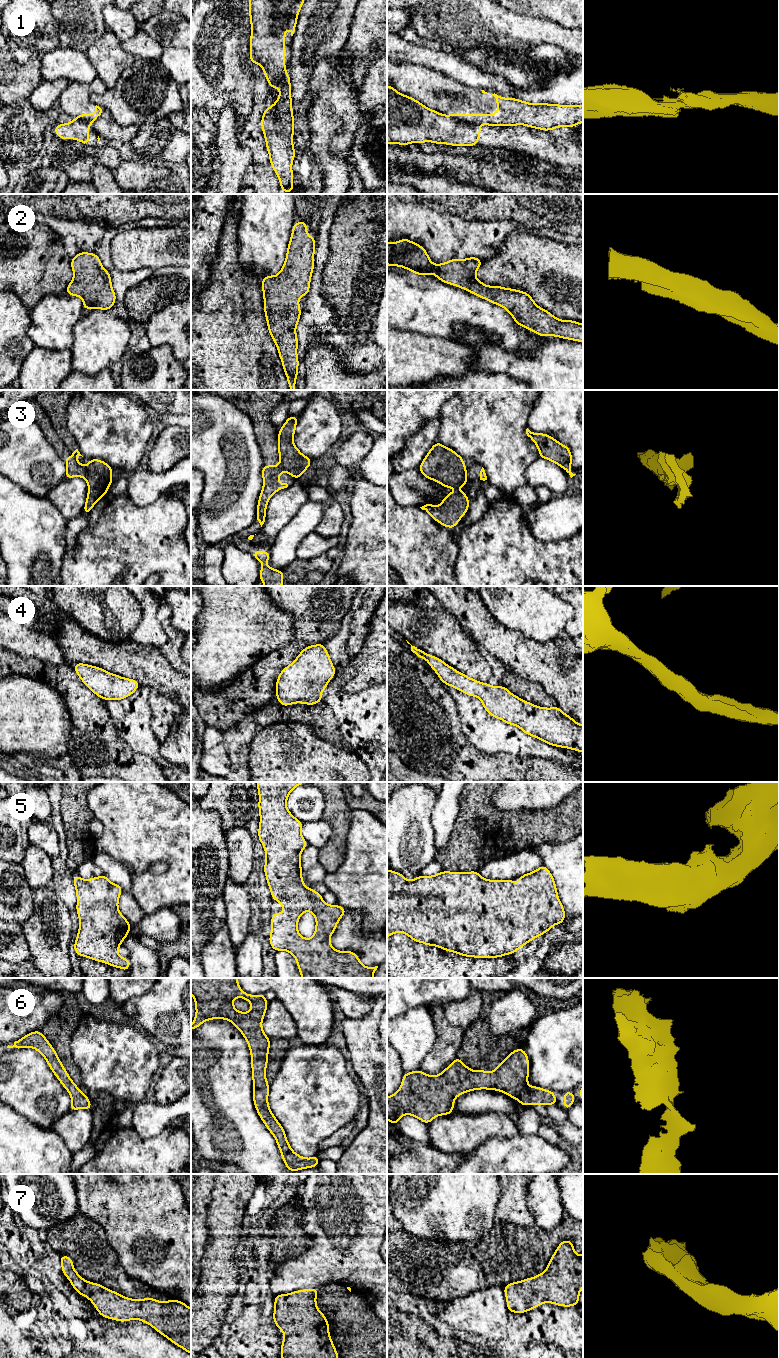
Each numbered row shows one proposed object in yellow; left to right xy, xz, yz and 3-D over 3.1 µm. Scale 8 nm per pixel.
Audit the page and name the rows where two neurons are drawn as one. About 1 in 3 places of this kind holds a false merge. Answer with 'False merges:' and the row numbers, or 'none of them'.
False merges: 1, 3

